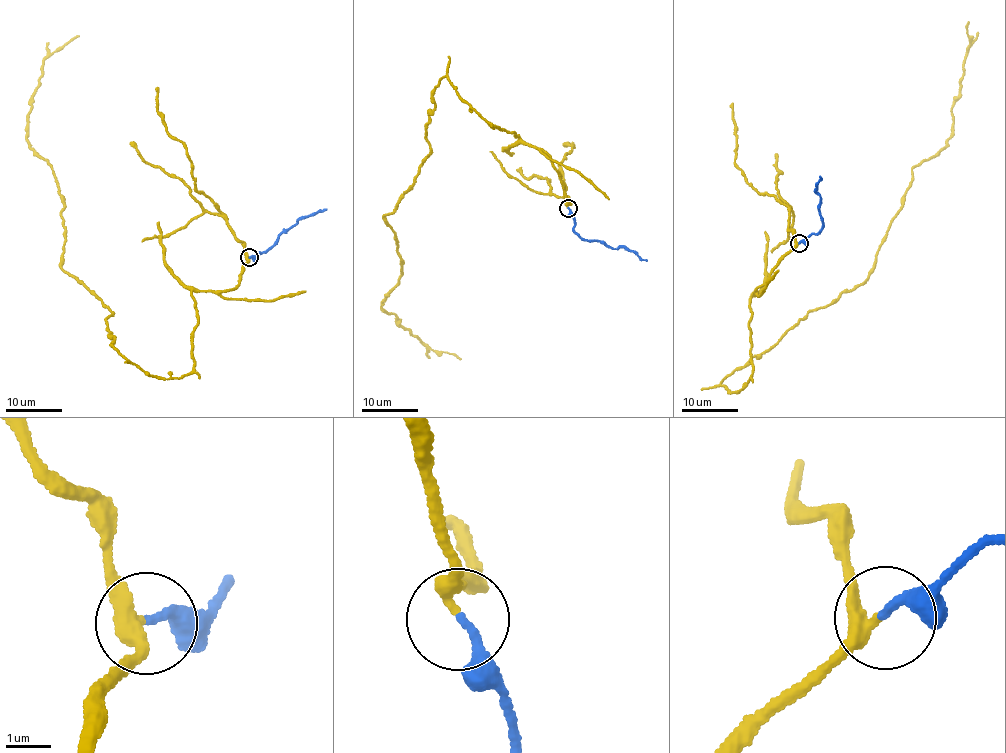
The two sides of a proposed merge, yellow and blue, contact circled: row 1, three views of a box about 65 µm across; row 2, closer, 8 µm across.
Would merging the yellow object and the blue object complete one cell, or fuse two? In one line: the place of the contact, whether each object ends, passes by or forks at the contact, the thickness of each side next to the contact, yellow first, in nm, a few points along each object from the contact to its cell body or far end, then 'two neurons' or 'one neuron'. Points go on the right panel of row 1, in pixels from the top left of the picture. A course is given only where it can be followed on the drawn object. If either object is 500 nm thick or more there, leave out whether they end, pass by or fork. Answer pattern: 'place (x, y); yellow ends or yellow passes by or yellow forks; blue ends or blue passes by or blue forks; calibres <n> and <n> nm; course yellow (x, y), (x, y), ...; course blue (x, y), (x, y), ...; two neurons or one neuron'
place (799, 243); yellow passes by; blue ends; calibres 320 and 200 nm; course yellow (799, 243), (754, 290), (752, 375), (729, 393), (724, 378), (864, 283), (912, 169), (950, 137), (968, 22); course blue (799, 243), (805, 242), (811, 234), (818, 234), (822, 225), (820, 196), (815, 189), (820, 176); one neuron

